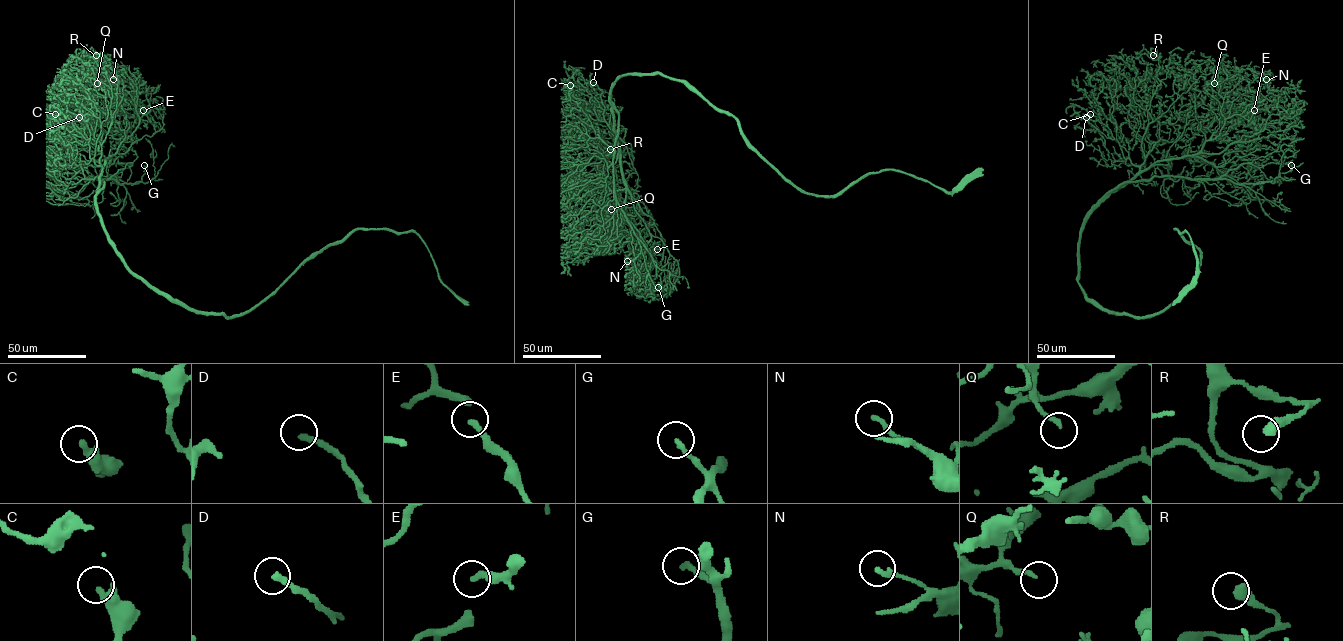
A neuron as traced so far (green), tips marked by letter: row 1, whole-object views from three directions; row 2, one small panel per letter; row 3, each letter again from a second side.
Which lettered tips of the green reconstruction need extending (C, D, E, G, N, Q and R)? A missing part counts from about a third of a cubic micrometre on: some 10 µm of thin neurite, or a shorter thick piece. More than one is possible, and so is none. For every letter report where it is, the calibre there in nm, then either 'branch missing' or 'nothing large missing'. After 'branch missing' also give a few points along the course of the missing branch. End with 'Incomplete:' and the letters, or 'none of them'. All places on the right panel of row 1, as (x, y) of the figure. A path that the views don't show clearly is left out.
C: at (1090, 114); 240 nm thick; nothing large missing
D: at (1086, 117); 240 nm thick; branch missing
E: at (1254, 110); 170 nm thick; nothing large missing
G: at (1291, 165); 200 nm thick; branch missing
N: at (1266, 79); 220 nm thick; nothing large missing
Q: at (1214, 83); 170 nm thick; nothing large missing
R: at (1153, 55); 440 nm thick; nothing large missing
Incomplete: D, G

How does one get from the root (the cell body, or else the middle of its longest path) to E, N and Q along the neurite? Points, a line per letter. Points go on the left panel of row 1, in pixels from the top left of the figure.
E: (176, 301), (130, 270), (95, 203), (104, 163), (139, 118), (145, 114), (150, 120), (143, 110)
N: (176, 301), (158, 294), (130, 270), (96, 208), (104, 163), (150, 110), (146, 94), (113, 79)
Q: (176, 301), (130, 270), (102, 224), (95, 203), (99, 177), (139, 117), (127, 91), (97, 83)

